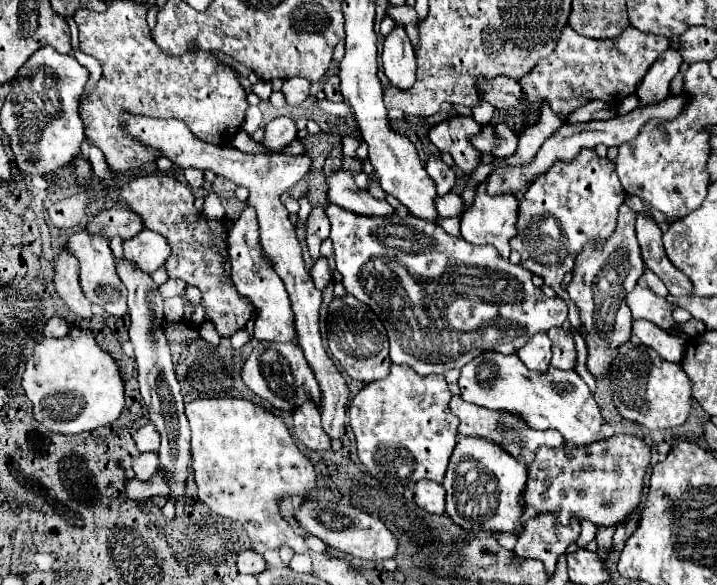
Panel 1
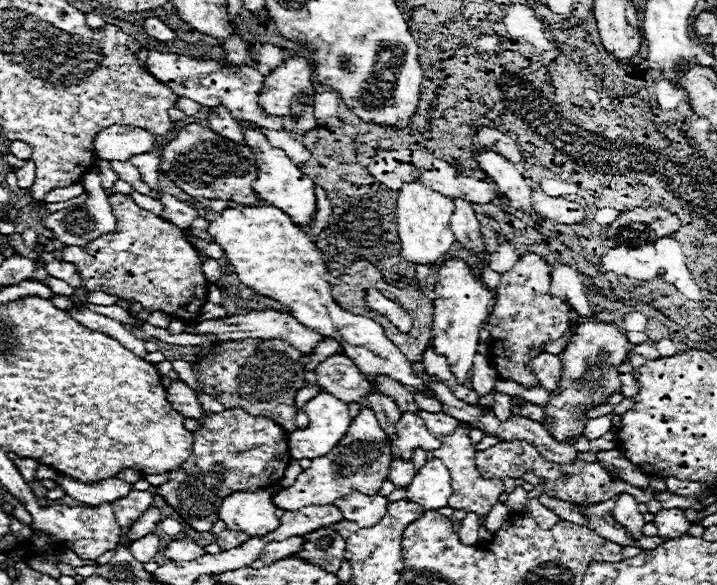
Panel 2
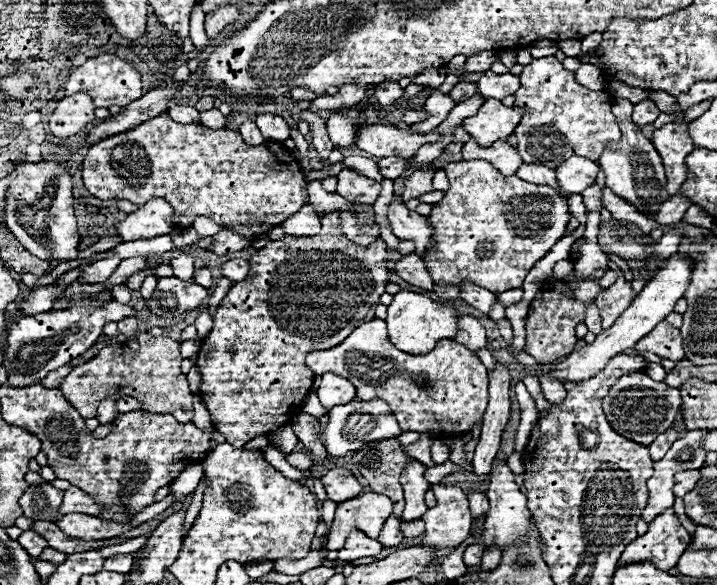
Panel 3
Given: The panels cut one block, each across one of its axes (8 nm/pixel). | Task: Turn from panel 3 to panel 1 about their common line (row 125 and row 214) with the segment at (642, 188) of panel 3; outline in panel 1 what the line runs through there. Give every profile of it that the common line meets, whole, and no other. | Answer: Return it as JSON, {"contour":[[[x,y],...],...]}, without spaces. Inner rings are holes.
{"contour":[[[622,204],[614,234],[600,246],[590,248],[588,244],[584,252],[576,256],[572,282],[566,286],[568,296],[574,300],[580,312],[582,336],[588,348],[586,368],[598,380],[610,376],[610,364],[614,360],[614,352],[618,352],[622,344],[630,342],[630,334],[632,334],[632,314],[626,304],[626,292],[630,292],[644,274],[644,262],[640,256],[634,222],[636,222],[636,212],[630,210],[626,204]]]}

